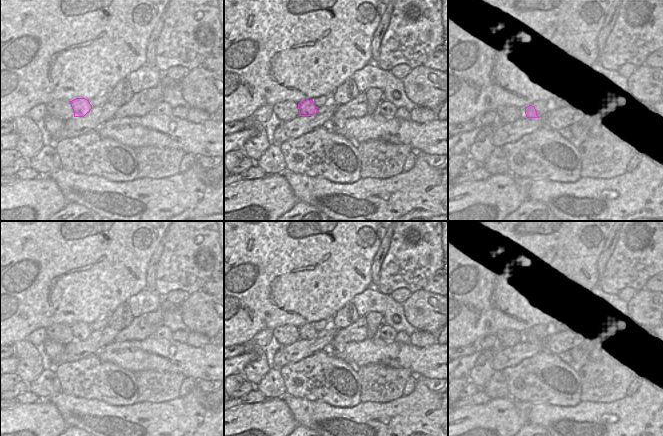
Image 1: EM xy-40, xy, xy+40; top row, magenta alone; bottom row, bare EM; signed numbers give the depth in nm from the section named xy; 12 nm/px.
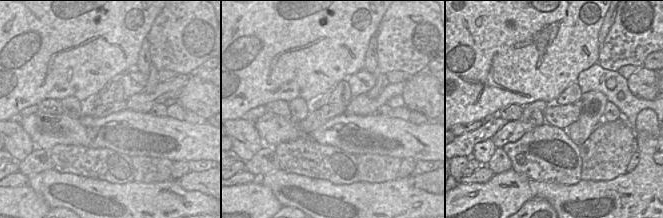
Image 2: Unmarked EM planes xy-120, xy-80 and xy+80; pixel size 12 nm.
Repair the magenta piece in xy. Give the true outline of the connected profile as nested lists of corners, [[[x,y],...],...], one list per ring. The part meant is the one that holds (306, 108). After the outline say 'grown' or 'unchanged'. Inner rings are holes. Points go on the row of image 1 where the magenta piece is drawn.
[[[313,100],[302,101],[298,104],[299,113],[301,116],[312,116],[317,113],[317,107]]] | unchanged

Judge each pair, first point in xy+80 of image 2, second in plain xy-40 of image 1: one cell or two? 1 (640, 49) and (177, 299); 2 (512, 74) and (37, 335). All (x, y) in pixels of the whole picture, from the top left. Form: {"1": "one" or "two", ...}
{"1": "two", "2": "two"}

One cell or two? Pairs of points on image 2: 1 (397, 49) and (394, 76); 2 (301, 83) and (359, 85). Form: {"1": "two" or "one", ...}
{"1": "two", "2": "two"}

